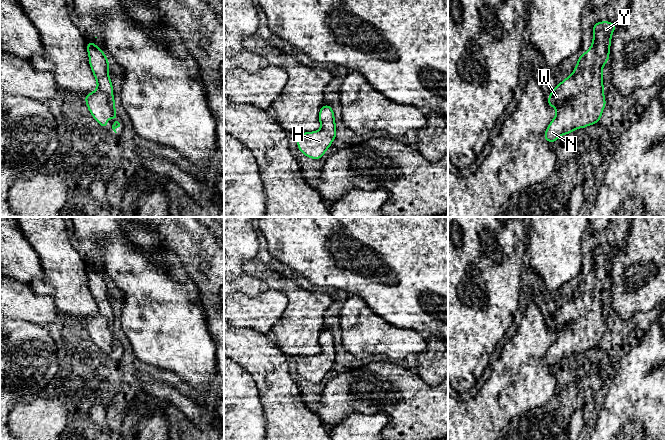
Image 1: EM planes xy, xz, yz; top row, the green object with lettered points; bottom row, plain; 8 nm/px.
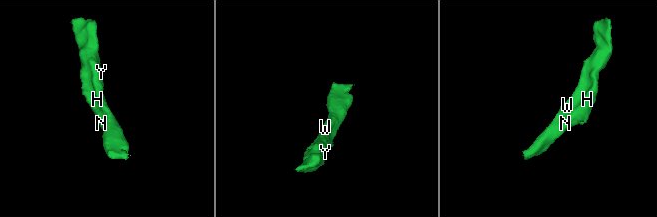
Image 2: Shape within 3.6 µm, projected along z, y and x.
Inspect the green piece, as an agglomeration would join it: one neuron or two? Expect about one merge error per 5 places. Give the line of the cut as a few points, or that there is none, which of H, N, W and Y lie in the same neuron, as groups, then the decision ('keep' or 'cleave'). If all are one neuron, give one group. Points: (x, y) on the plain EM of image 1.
no cut | H N W Y | keep

